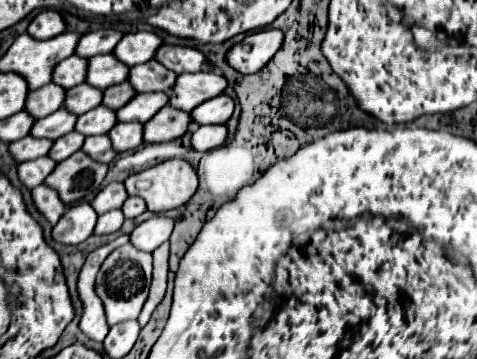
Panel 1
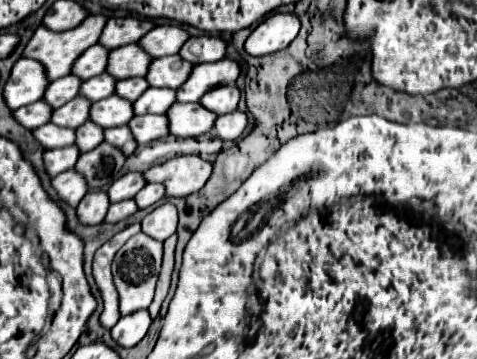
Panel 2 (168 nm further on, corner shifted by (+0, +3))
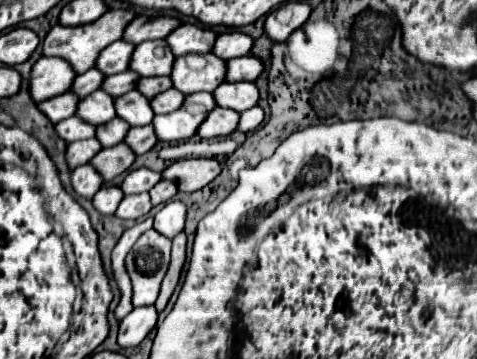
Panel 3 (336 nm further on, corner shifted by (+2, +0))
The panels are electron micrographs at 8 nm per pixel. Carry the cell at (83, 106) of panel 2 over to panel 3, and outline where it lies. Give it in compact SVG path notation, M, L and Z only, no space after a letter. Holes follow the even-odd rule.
M96 90L90 96L82 98L76 106L76 116L88 124L106 124L106 120L114 118L114 108L112 108L112 98L102 92Z

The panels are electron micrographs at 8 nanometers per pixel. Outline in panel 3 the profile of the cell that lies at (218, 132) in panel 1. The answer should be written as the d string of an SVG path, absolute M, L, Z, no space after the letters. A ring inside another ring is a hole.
M254 106L254 108L250 108L250 110L246 110L246 112L240 114L240 120L238 120L236 130L238 130L238 132L244 132L244 134L246 134L246 132L254 132L254 130L262 124L262 120L264 120L262 108Z

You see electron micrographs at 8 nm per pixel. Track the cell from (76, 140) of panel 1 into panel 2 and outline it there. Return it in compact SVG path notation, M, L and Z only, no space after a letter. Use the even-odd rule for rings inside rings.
M86 121L82 127L76 129L76 145L80 151L92 151L104 141L104 127L96 125L94 121Z

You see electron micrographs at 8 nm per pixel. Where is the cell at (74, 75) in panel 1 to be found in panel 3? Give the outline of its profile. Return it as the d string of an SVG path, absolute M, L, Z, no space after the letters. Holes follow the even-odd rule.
M118 40L110 46L106 46L98 58L96 58L96 66L98 72L102 72L104 76L110 76L110 74L118 74L118 72L124 72L126 70L126 64L130 60L130 52L134 50L132 44L126 44L124 40Z

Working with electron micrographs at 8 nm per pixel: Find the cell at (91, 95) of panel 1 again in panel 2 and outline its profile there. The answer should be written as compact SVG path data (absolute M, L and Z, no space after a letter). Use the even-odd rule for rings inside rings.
M102 73L102 75L92 77L82 83L80 95L84 95L86 99L90 99L94 103L94 101L100 101L100 99L112 95L114 91L116 91L116 79L108 73Z

